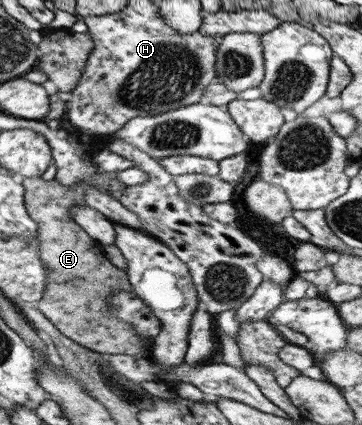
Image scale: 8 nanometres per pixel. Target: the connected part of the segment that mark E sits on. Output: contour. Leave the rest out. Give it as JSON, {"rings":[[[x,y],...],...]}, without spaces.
{"rings":[[[97,171],[84,180],[77,181],[71,189],[55,180],[41,177],[20,180],[27,214],[36,222],[38,255],[48,270],[43,297],[35,303],[36,309],[53,323],[57,330],[79,343],[83,348],[105,354],[124,354],[147,357],[149,342],[140,339],[132,324],[112,317],[105,298],[113,293],[132,292],[126,272],[111,264],[103,255],[103,246],[97,244],[70,215],[71,208],[83,200],[83,192],[92,186],[101,192],[117,197],[126,184],[117,180],[117,173]]]}

